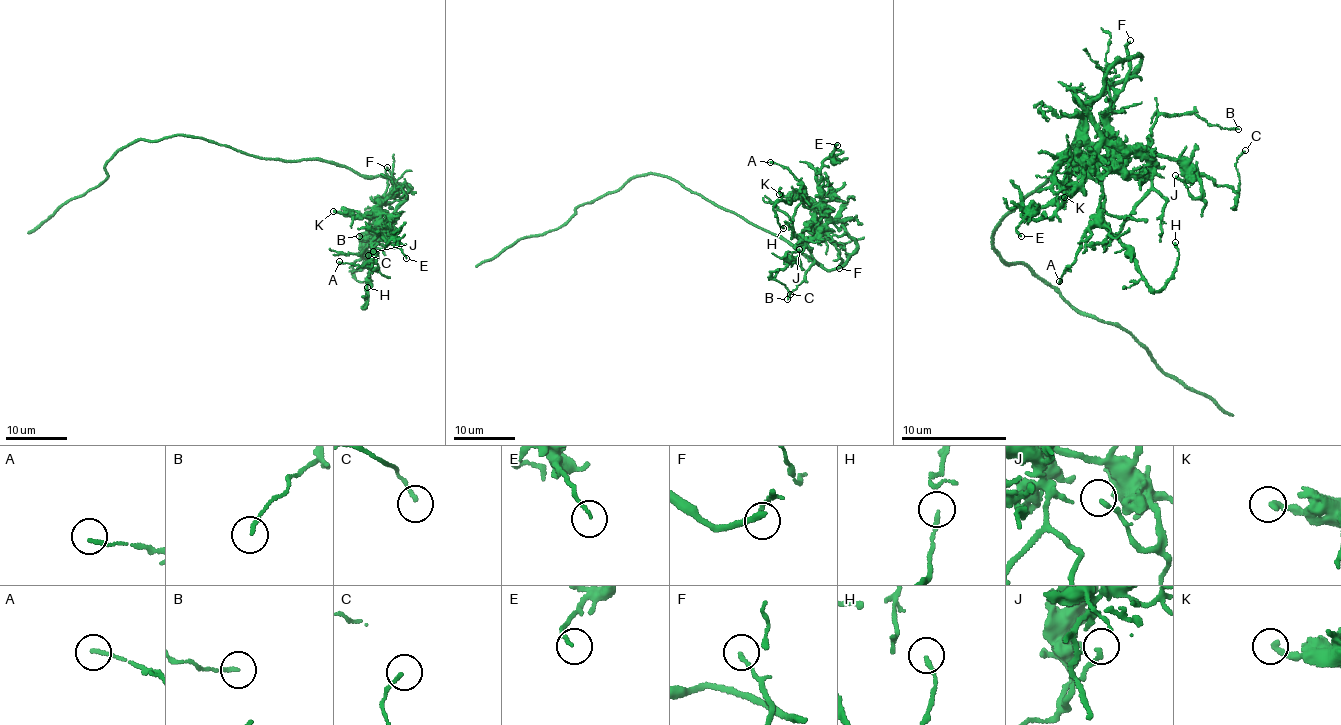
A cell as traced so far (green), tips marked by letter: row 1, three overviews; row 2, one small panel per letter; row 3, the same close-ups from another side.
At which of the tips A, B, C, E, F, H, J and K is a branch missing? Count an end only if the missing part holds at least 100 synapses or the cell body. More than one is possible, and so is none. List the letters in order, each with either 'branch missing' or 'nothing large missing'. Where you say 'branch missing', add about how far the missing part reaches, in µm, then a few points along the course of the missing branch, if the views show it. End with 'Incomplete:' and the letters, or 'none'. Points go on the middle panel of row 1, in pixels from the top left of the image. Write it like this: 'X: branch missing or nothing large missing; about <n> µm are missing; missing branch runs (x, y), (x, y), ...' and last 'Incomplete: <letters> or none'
A: nothing large missing
B: nothing large missing
C: nothing large missing
E: nothing large missing
F: nothing large missing
H: nothing large missing
J: nothing large missing
K: nothing large missing
Incomplete: none

